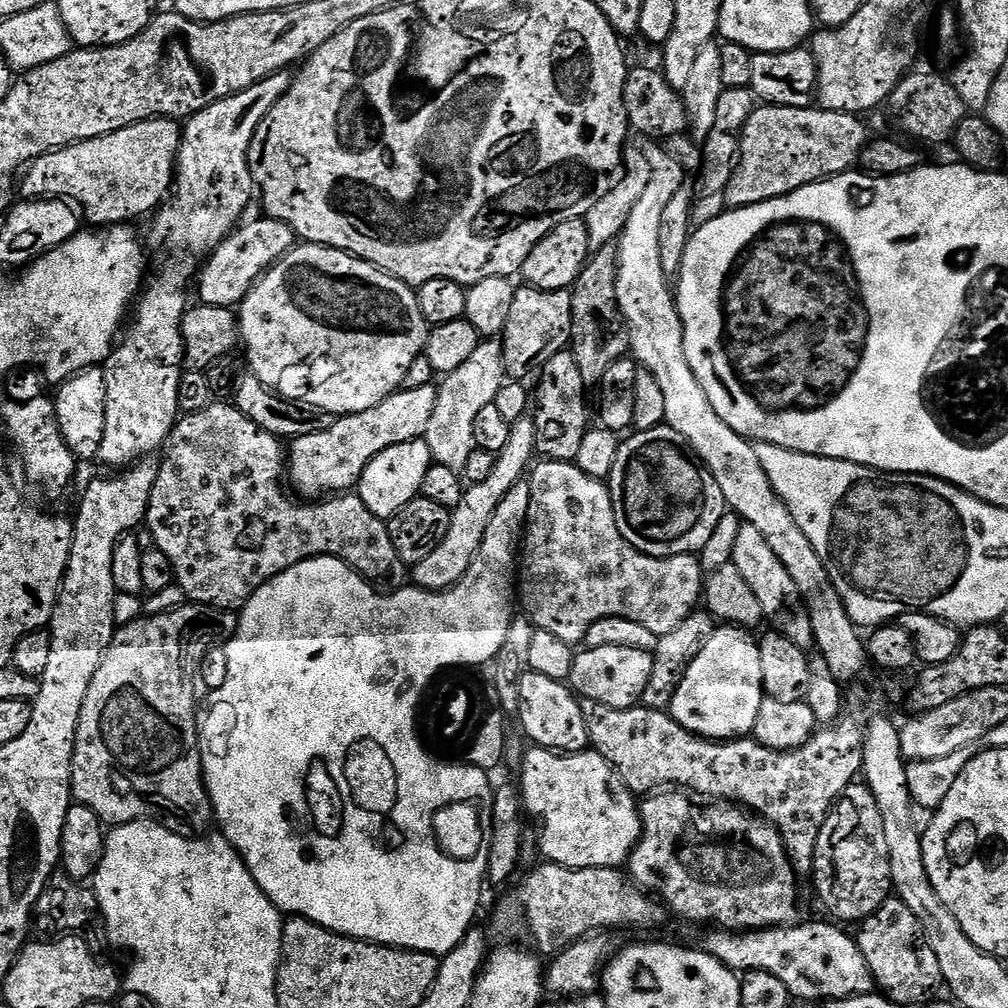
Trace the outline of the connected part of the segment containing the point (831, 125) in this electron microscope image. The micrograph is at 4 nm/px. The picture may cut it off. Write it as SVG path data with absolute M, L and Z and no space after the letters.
M819 106L810 108L773 108L757 107L750 114L746 126L740 135L740 155L736 169L724 191L724 203L729 209L754 206L758 202L773 200L790 194L807 184L816 184L828 180L831 176L840 176L843 172L853 171L857 167L860 154L870 139L870 133L864 129L859 115L850 112L826 112Z

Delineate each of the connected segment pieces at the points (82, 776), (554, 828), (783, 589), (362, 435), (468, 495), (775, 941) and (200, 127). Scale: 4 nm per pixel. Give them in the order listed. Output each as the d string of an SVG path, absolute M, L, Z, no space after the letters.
M191 602L185 603L183 606L173 609L171 612L158 613L156 616L145 615L143 618L136 619L129 624L117 627L110 646L104 652L102 662L98 666L98 670L94 670L94 678L90 682L90 686L86 690L86 702L82 702L82 714L78 718L78 730L76 731L76 745L74 746L74 754L72 755L72 795L75 803L84 804L90 810L94 810L94 814L98 814L98 818L103 820L105 825L119 826L122 824L135 824L137 822L144 822L151 818L155 823L161 824L164 828L169 828L174 834L184 836L188 840L194 840L203 837L209 831L208 827L213 827L214 813L212 811L212 800L208 796L208 788L204 785L204 767L202 766L202 758L200 757L200 726L198 723L198 708L196 712L196 667L200 664L200 659L204 656L204 651L208 648L208 643L212 640L212 635L217 632L223 638L231 638L236 632L238 623L238 616L235 611L221 610L218 608L211 608L209 604L193 604Z
M532 746L529 749L529 752L524 756L524 761L520 764L518 787L520 789L523 811L531 819L533 816L540 823L540 836L538 835L539 855L544 855L543 859L545 861L553 864L561 864L567 868L620 868L627 865L628 857L632 855L632 851L636 849L636 844L640 841L640 810L637 797L621 782L620 776L610 766L610 762L606 762L606 758L602 758L598 753L591 750L561 754L552 751L551 748L537 748Z
M741 523L738 530L738 542L734 542L731 564L738 566L742 578L746 578L746 582L749 584L750 590L754 590L758 602L762 602L765 621L775 631L790 638L790 642L794 642L794 646L805 650L811 649L815 645L816 639L814 630L810 626L810 614L804 609L804 601L800 598L798 586L794 586L794 578L790 578L790 574L786 574L786 566L782 566L782 562L778 562L774 550L770 550L766 538L762 538L762 533L758 531L757 527Z
M435 383L418 386L418 390L406 390L401 387L400 391L378 402L378 406L370 406L370 410L337 418L334 426L330 426L330 430L318 430L314 434L295 437L286 448L286 476L291 487L304 498L324 498L329 494L344 494L355 489L366 466L378 454L382 454L382 450L423 437L426 425L430 423L430 417L434 414L436 390Z
M525 414L512 423L509 441L506 446L502 446L500 452L495 453L494 470L490 470L489 476L483 482L465 487L462 502L458 502L458 506L451 509L452 521L446 538L442 538L442 542L434 546L433 552L426 554L426 558L422 558L422 562L418 562L411 569L411 583L415 587L427 588L430 592L442 592L460 582L480 552L482 542L486 538L486 526L490 526L490 518L494 518L498 502L502 502L502 498L510 494L515 484L525 479L535 456L536 421L531 415Z
M801 922L747 932L712 930L702 948L737 974L765 971L774 975L796 1000L827 1002L873 991L872 975L859 943L853 937L851 940L842 929L835 928L840 926L832 924Z
M291 71L276 72L237 96L206 106L187 117L183 125L174 191L151 217L148 240L146 236L146 248L151 253L146 287L135 301L132 325L130 320L122 339L102 365L106 378L106 434L102 434L98 460L109 464L109 469L135 464L169 443L181 415L178 382L186 371L183 326L184 313L190 307L188 283L193 283L212 251L245 219L244 211L252 196L254 200L254 177L248 165L250 142L266 114L290 90L293 79Z

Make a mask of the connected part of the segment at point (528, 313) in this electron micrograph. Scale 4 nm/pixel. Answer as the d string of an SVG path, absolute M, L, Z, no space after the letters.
M527 286L516 288L514 302L510 302L510 318L502 333L504 371L513 381L524 382L528 375L544 367L554 354L565 351L572 338L572 293L568 290L538 290Z

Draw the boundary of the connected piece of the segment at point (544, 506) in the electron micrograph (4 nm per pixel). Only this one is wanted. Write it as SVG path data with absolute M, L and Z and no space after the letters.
M544 460L540 462L540 465L538 464L531 469L526 480L530 486L530 510L528 511L528 523L524 525L522 533L522 559L518 564L518 600L519 603L520 600L524 603L525 609L523 608L523 611L536 628L550 630L550 634L562 638L562 642L576 646L584 640L586 630L590 630L590 626L594 622L598 622L598 618L621 616L622 618L630 618L630 622L639 622L640 625L646 626L646 630L654 630L656 636L662 637L670 634L670 630L674 630L674 626L678 626L678 622L682 622L682 618L697 611L702 600L702 589L706 576L695 555L647 556L646 553L639 552L633 544L626 542L626 538L622 538L622 534L618 530L618 522L614 518L612 495L608 492L605 481L590 478L590 474L586 474L572 462Z

